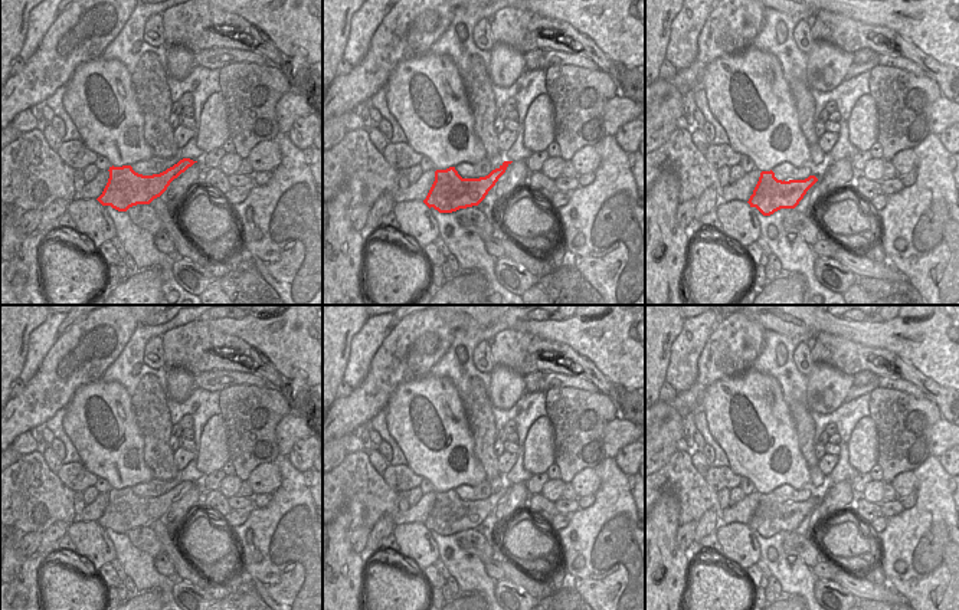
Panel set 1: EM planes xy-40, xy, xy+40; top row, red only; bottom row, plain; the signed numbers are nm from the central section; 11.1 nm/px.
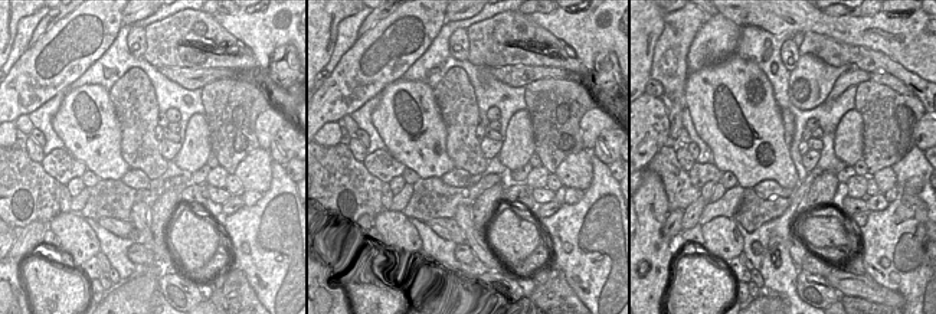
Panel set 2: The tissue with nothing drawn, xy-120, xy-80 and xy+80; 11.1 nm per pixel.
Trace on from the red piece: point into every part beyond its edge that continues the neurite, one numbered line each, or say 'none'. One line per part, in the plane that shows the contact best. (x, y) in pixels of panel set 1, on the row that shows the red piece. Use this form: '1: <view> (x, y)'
none.

